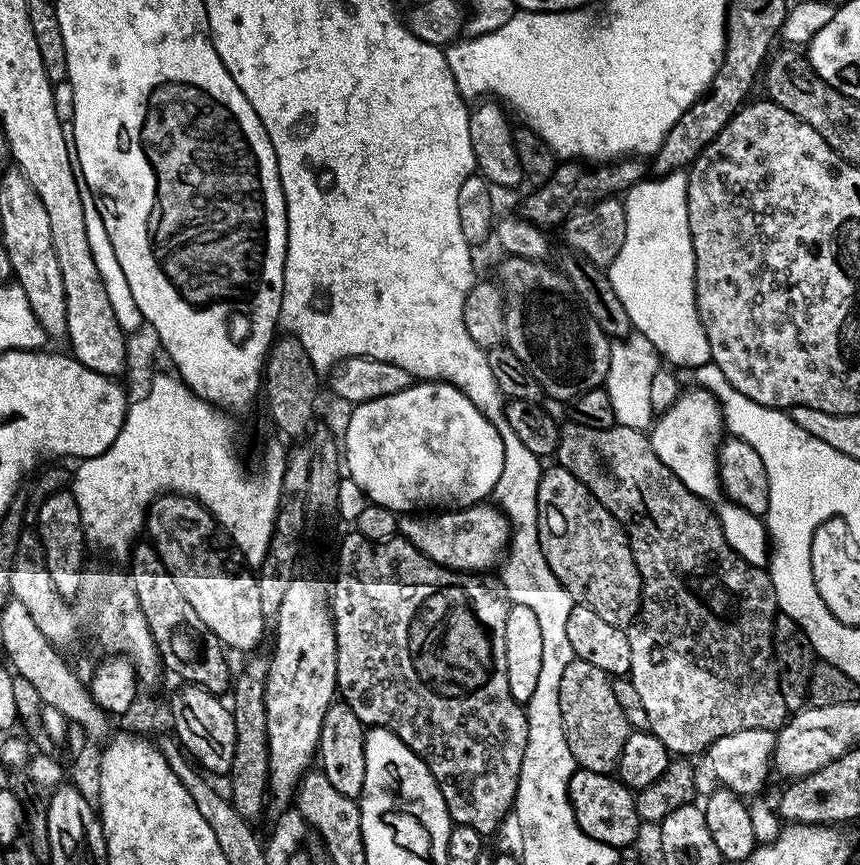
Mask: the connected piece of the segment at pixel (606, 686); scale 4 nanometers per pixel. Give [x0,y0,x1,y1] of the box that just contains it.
[558,658,630,773]

